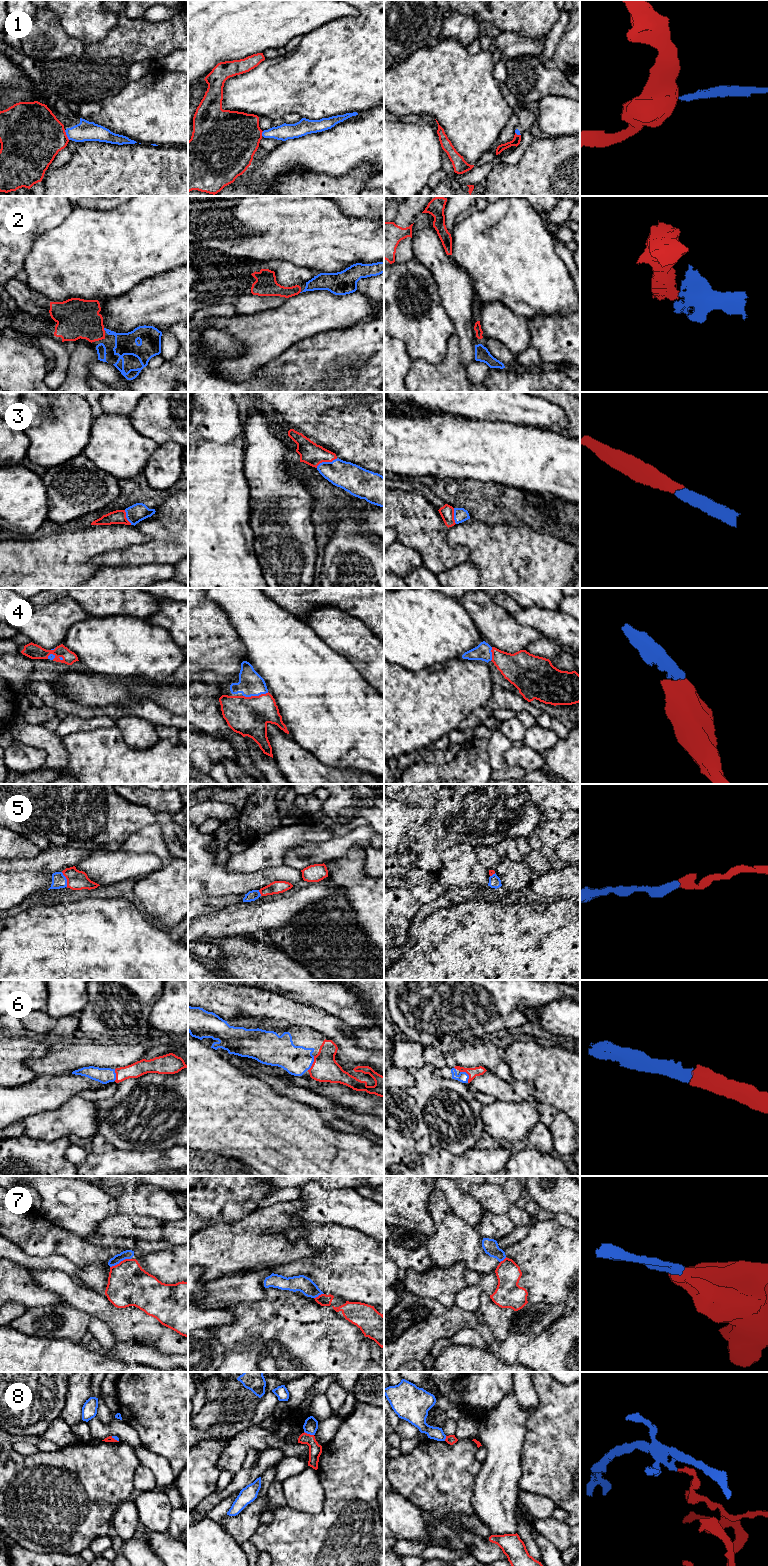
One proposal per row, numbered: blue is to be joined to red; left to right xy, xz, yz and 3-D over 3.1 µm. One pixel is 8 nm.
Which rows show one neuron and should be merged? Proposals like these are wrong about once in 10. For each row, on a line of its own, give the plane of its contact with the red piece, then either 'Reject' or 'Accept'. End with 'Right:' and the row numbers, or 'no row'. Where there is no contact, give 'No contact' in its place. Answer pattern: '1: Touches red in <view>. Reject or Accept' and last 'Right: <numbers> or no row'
1: Touches red in xy. Reject
2: Touches red in xy. Accept
3: Touches red in xz. Accept
4: Touches red in xz. Accept
5: Touches red in xy. Accept
6: Touches red in yz. Accept
7: Touches red in xy. Reject
8: Touches red in xz. Reject
Right: 2, 3, 4, 5, 6

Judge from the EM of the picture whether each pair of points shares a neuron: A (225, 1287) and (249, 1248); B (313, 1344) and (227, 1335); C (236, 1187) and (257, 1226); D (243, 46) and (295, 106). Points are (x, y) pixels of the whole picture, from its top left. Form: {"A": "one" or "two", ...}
{"A": "two", "B": "one", "C": "two", "D": "two"}

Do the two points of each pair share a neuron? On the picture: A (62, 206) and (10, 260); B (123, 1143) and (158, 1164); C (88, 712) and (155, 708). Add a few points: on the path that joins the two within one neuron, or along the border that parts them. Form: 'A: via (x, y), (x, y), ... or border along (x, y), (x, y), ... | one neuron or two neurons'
A: via (48, 219), (35, 232), (35, 236), (23, 246) | one neuron
B: border along (114, 1147), (120, 1150), (159, 1150) | two neurons
C: via (105, 711), (138, 709) | one neuron

